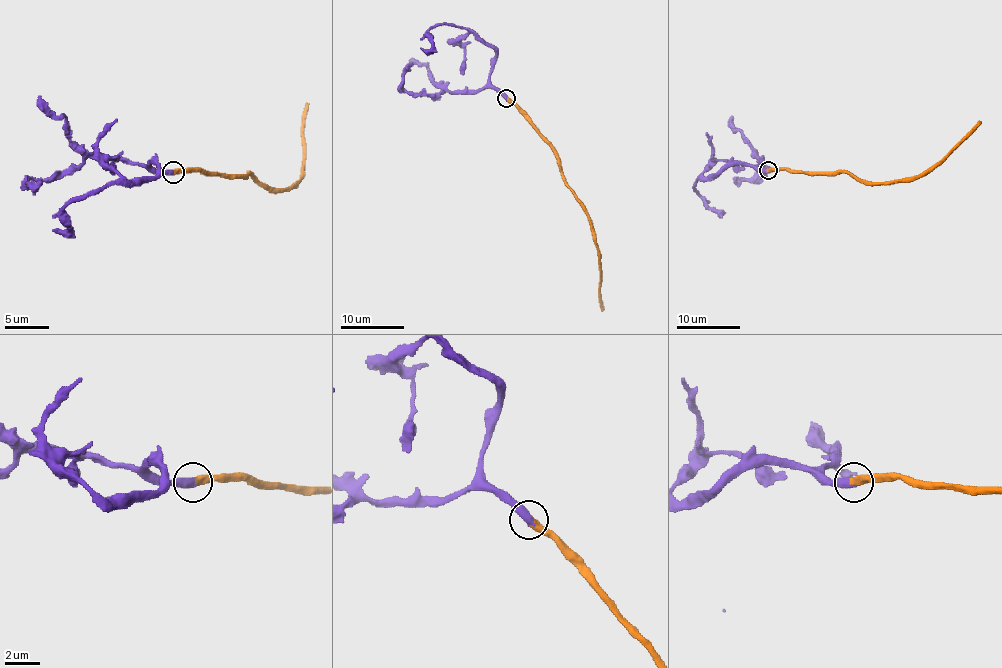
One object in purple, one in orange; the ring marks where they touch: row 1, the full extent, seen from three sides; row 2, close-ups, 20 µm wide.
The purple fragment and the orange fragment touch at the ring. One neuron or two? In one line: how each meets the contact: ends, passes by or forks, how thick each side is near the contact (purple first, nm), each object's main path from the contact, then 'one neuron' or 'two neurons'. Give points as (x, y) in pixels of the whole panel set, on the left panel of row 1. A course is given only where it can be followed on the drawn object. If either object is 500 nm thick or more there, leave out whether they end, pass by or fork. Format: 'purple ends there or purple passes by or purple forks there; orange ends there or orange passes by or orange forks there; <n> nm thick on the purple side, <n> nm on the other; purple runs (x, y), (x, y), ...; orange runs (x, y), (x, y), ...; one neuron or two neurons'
500 nm thick on the purple side, 440 nm on the other; purple runs (173, 171), (149, 163), (158, 171), (151, 178), (74, 198), (63, 211), (67, 229), (52, 229); orange runs (173, 171), (240, 174), (251, 176), (268, 189), (286, 189), (301, 176), (306, 103); one neuron

